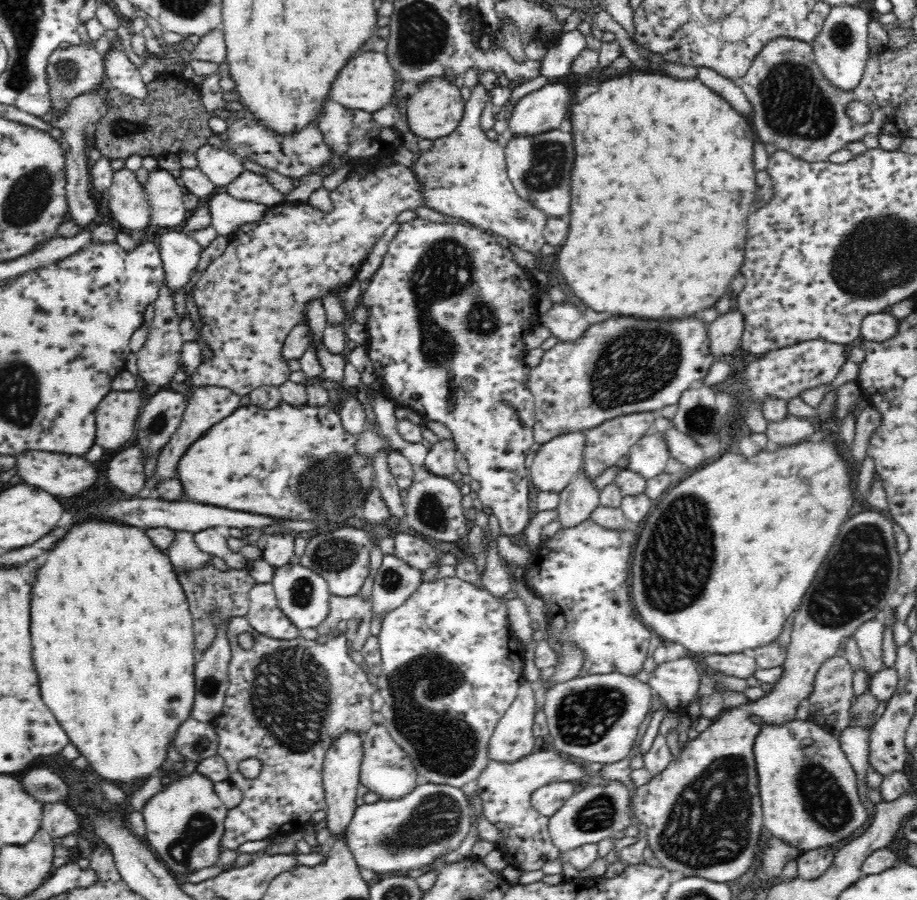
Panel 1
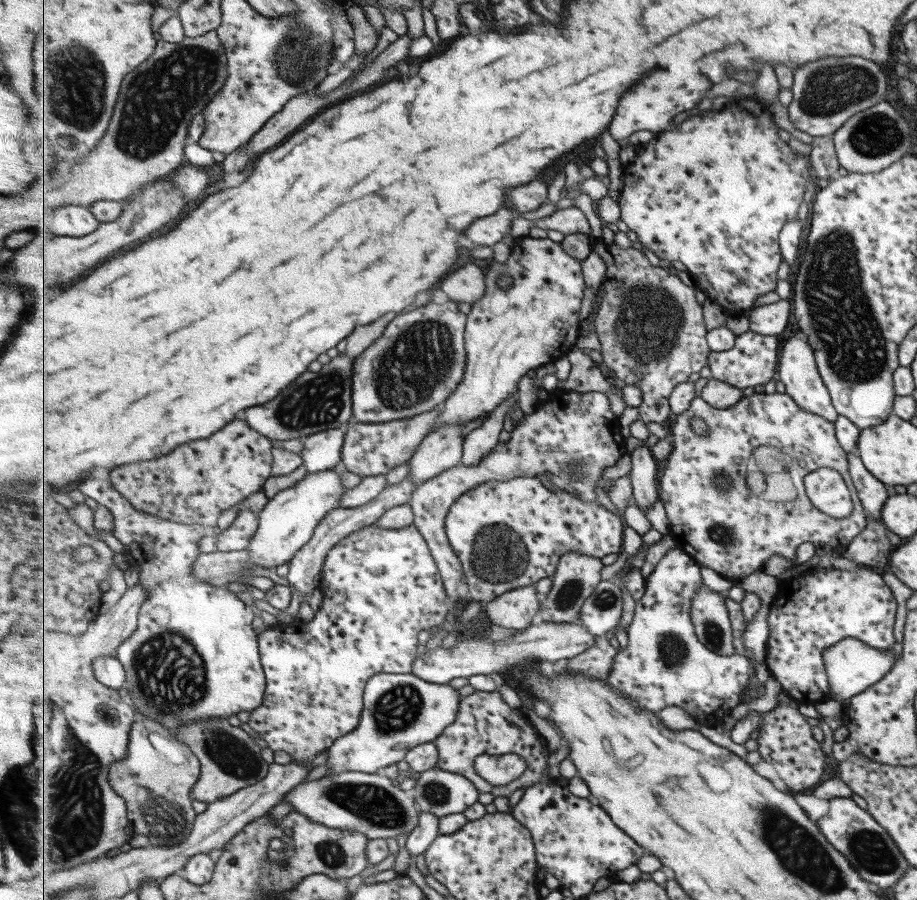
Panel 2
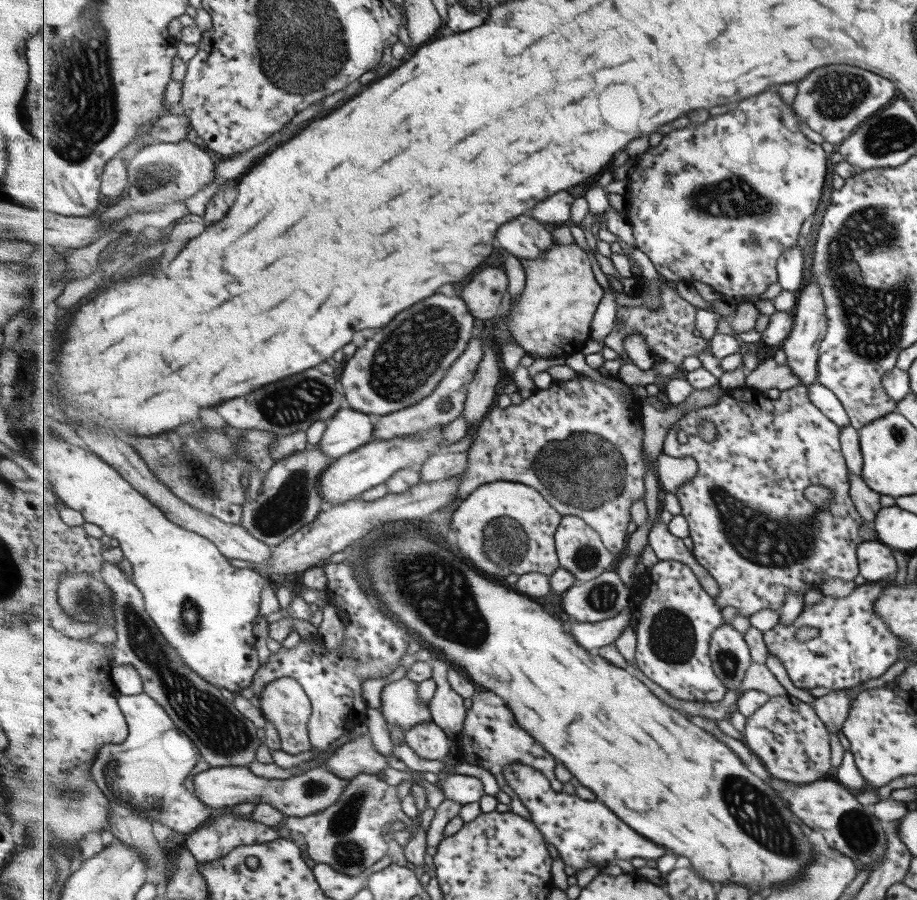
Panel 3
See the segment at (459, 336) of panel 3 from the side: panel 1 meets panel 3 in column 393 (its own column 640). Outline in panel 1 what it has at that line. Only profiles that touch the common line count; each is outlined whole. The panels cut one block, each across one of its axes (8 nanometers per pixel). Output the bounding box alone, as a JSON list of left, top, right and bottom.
[528,317,714,445]

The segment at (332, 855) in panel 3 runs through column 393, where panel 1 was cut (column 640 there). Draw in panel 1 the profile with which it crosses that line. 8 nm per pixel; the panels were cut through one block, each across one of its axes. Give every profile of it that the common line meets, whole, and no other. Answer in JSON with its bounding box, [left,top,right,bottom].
[631,508,901,883]

